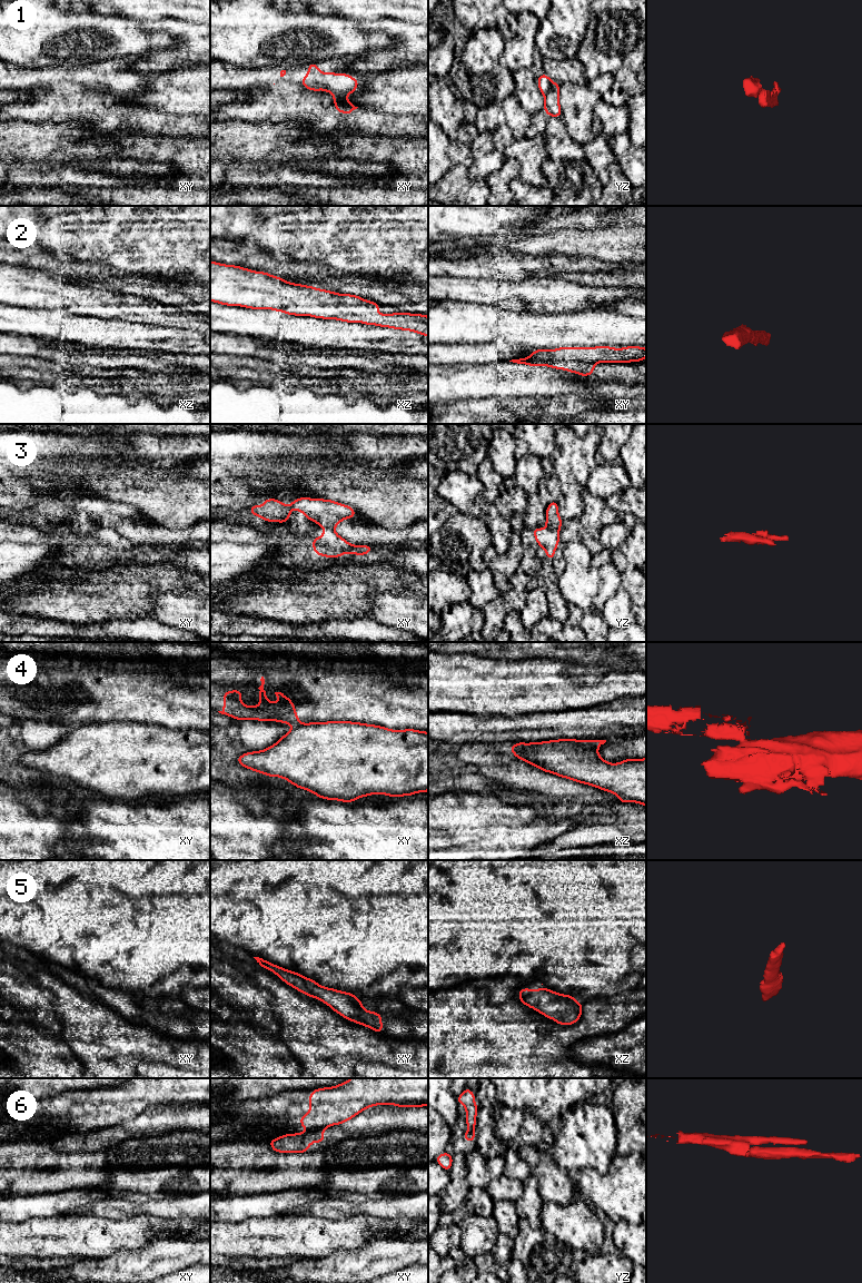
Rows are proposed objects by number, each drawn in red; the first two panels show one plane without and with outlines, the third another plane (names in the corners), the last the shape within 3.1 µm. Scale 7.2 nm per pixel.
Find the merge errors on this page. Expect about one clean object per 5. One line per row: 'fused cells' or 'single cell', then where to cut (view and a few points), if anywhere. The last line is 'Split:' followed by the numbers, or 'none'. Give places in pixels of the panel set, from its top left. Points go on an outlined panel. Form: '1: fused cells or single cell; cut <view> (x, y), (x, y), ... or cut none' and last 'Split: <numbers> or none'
1: fused cells; cut yz (553, 82), (544, 96)
2: single cell; cut none
3: fused cells; cut yz (547, 526), (558, 530)
4: fused cells; cut xy (301, 723), (295, 727)
5: single cell; cut none
6: fused cells; cut xy (310, 1129), (320, 1132)
Split: 1, 3, 4, 6

